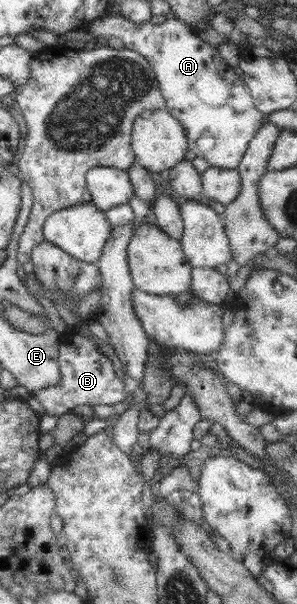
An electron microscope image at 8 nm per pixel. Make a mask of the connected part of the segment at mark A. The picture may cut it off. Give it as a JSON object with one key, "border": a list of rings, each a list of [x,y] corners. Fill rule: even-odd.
{"border":[[[107,16],[97,19],[92,24],[91,32],[99,40],[118,37],[123,41],[125,48],[135,50],[150,61],[159,81],[159,89],[166,97],[166,110],[178,118],[185,129],[190,157],[203,158],[213,167],[232,170],[239,167],[249,142],[263,125],[264,113],[255,107],[253,97],[242,78],[223,60],[216,47],[199,38],[193,29],[173,16],[169,16],[160,25],[151,22],[139,24],[121,16]]]}

